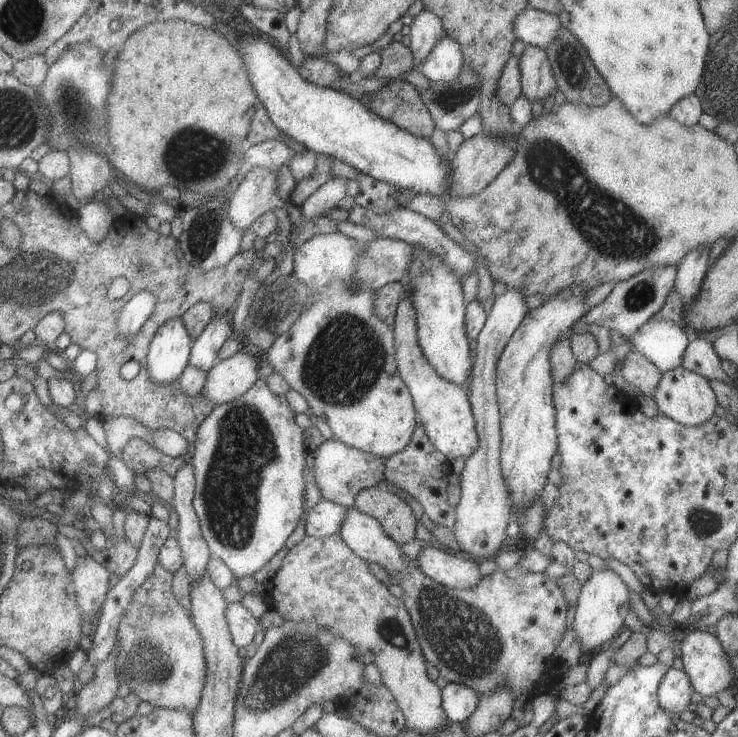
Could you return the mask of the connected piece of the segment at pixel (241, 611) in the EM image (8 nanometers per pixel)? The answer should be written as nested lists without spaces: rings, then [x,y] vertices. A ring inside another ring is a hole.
[[[228,603],[226,618],[232,640],[238,648],[252,643],[260,624],[259,619],[255,618],[247,607],[242,603]]]

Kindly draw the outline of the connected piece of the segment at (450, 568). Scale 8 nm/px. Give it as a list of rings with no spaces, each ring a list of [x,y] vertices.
[[[425,545],[418,551],[416,562],[426,576],[456,590],[474,588],[480,582],[483,576],[473,559],[464,560],[464,555],[452,556],[441,547]]]

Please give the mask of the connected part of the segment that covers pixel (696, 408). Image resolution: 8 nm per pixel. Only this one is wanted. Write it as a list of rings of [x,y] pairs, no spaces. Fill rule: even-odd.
[[[683,367],[665,371],[652,394],[659,412],[684,426],[702,426],[715,415],[718,399],[712,390],[711,380]]]

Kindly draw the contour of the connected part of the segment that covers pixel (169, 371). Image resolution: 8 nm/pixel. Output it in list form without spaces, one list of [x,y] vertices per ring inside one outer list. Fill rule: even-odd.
[[[170,318],[152,337],[147,354],[148,374],[158,384],[179,380],[189,364],[193,339],[182,318]]]

